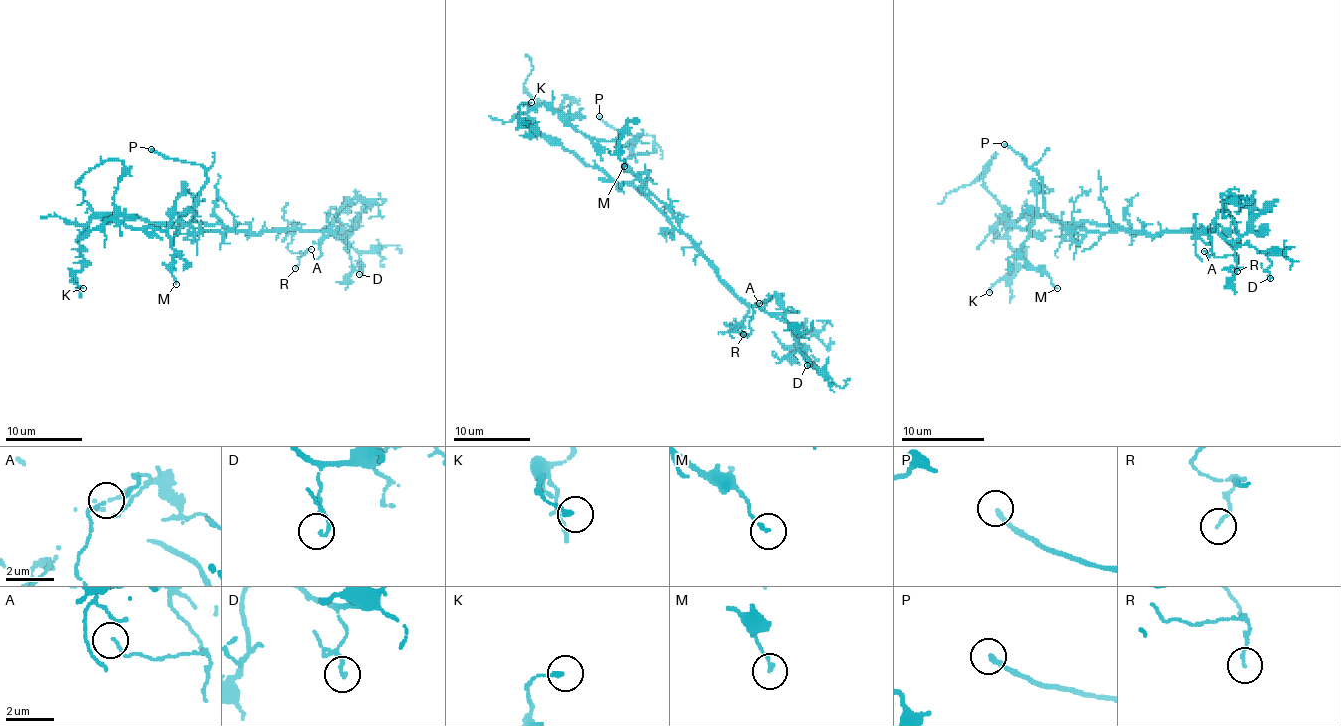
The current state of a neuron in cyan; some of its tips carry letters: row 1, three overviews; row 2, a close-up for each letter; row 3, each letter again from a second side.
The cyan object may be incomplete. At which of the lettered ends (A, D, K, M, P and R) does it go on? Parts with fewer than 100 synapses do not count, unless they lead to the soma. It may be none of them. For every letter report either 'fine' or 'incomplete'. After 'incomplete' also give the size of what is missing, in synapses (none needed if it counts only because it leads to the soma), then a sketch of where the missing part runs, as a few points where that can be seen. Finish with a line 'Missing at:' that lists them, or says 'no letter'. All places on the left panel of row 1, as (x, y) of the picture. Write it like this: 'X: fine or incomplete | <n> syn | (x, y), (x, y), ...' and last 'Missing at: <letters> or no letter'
A: fine
D: fine
K: fine
M: fine
P: incomplete
R: fine
Missing at: P

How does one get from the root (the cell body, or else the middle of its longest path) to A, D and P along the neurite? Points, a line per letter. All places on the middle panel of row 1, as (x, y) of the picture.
A: (614, 182), (633, 183), (693, 243), (716, 276), (749, 309), (736, 332), (751, 332), (749, 322), (759, 303)
D: (614, 182), (633, 183), (741, 299), (782, 318), (795, 336), (797, 351), (807, 367), (811, 365), (807, 365)
P: (614, 182), (626, 183), (637, 178), (626, 160), (651, 153), (655, 139), (618, 131), (599, 116)

